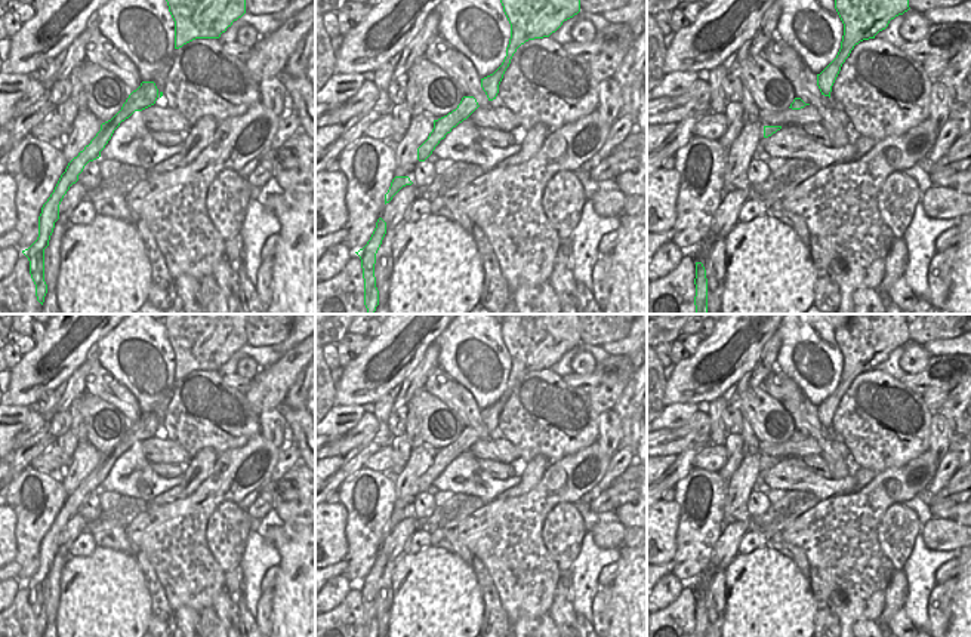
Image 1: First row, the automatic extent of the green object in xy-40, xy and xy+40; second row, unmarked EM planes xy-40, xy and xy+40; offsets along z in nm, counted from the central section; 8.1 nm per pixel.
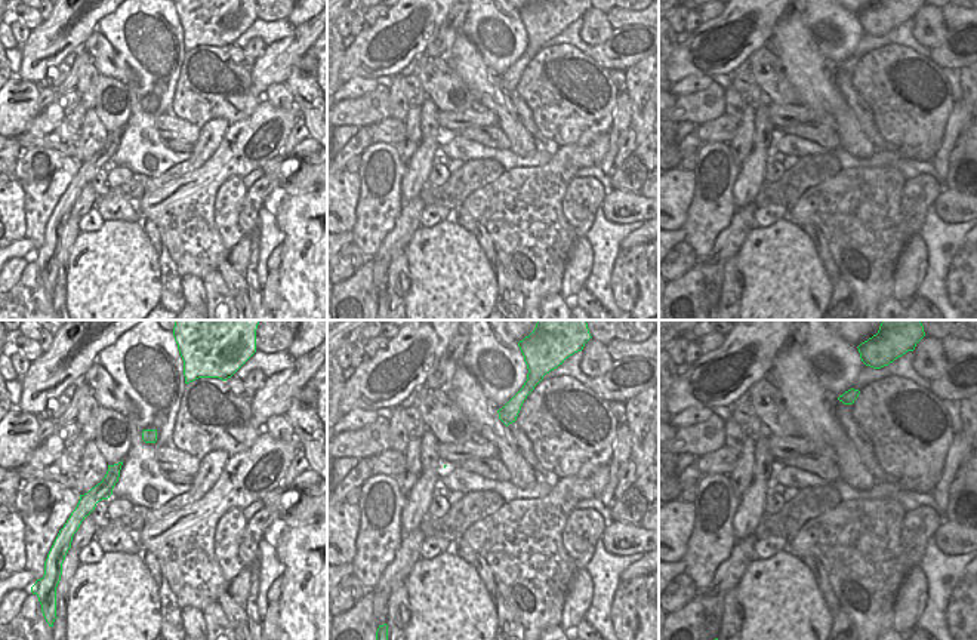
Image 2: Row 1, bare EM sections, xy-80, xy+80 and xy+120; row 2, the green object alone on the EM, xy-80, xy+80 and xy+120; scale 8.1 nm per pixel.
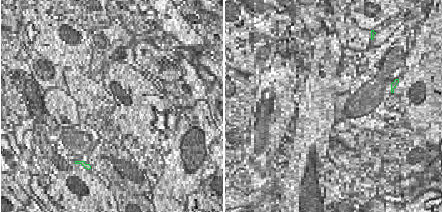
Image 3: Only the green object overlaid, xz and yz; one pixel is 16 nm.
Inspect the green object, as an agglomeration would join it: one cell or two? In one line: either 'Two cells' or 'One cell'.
One cell.

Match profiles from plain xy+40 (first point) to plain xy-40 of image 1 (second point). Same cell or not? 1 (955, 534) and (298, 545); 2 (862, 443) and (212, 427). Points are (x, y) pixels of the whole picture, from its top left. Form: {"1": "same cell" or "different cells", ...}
{"1": "different cells", "2": "same cell"}

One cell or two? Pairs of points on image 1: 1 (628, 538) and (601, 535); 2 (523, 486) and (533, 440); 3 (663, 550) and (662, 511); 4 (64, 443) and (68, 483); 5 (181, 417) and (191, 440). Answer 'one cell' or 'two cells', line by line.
1: one cell
2: two cells
3: one cell
4: two cells
5: one cell

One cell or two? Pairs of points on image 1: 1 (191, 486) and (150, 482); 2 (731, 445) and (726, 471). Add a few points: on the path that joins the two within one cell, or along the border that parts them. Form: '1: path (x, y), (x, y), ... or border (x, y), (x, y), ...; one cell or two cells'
1: border (184, 476), (175, 486), (148, 502); two cells
2: path (731, 451), (731, 465); one cell

